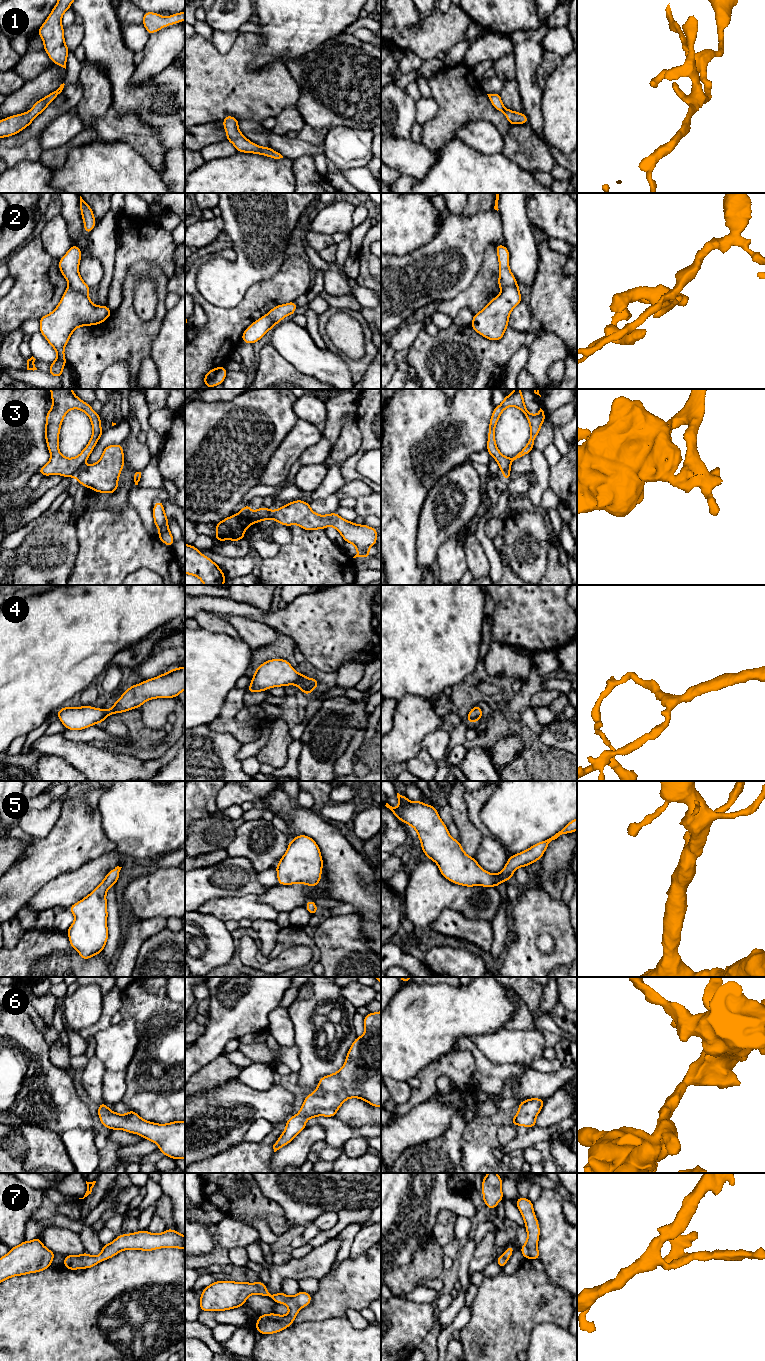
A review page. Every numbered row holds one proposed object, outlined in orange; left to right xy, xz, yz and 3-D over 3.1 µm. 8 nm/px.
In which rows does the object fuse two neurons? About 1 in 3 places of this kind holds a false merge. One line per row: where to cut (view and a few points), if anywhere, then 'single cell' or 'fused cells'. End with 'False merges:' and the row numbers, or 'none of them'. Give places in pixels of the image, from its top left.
1: no cut | single cell
2: xy (69, 285), (87, 297) | fused cells
3: xy (82, 466), (74, 477) | fused cells
4: no cut | single cell
5: no cut | single cell
6: no cut | single cell
7: no cut | single cell
False merges: 2, 3

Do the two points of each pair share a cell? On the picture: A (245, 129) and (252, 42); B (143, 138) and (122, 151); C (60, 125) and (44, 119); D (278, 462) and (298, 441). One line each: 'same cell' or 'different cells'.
A: different cells
B: different cells
C: different cells
D: same cell

